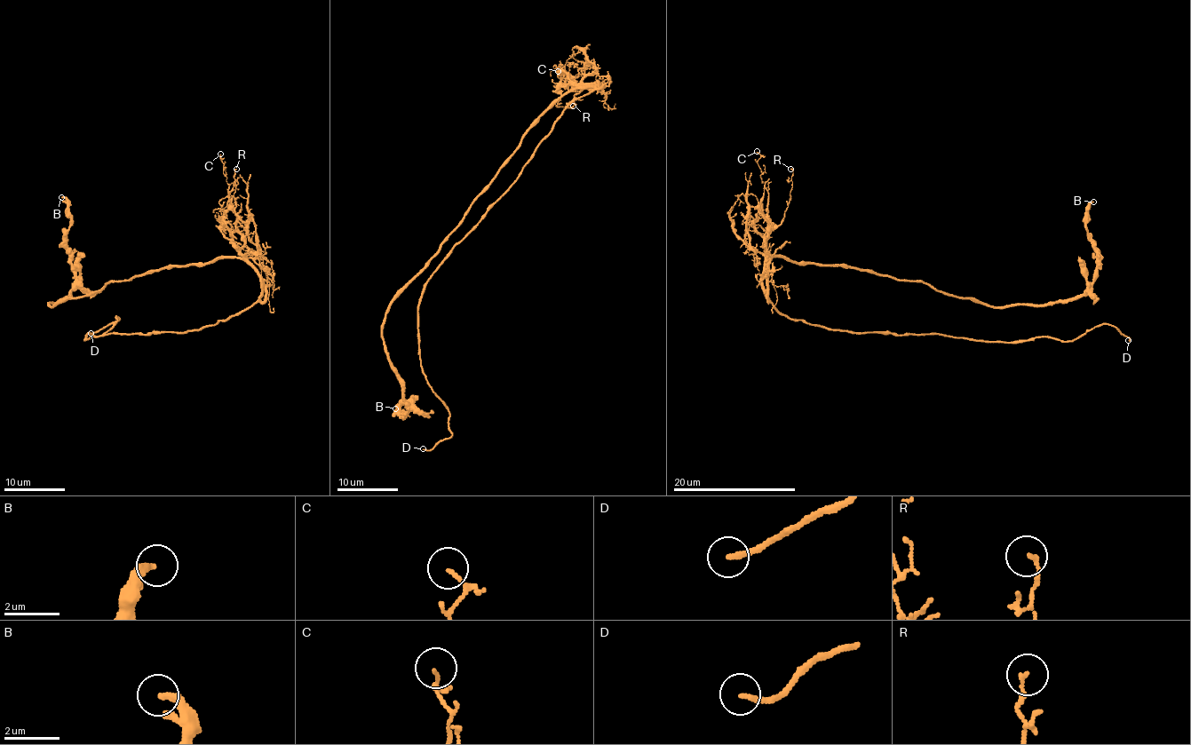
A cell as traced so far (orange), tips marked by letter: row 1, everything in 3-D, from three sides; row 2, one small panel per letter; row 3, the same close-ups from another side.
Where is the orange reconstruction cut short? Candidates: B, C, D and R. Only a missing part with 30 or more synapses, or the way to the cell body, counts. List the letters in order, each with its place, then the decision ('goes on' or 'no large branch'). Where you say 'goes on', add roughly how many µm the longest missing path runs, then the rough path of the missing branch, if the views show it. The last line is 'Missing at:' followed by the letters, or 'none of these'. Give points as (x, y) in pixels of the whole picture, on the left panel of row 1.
B: place (61, 197); no large branch
C: place (220, 154); no large branch
D: place (91, 333); goes on; missing 7 µm; course (91, 333), (73, 333), (65, 341), (59, 339)
R: place (236, 169); no large branch
Missing at: D

